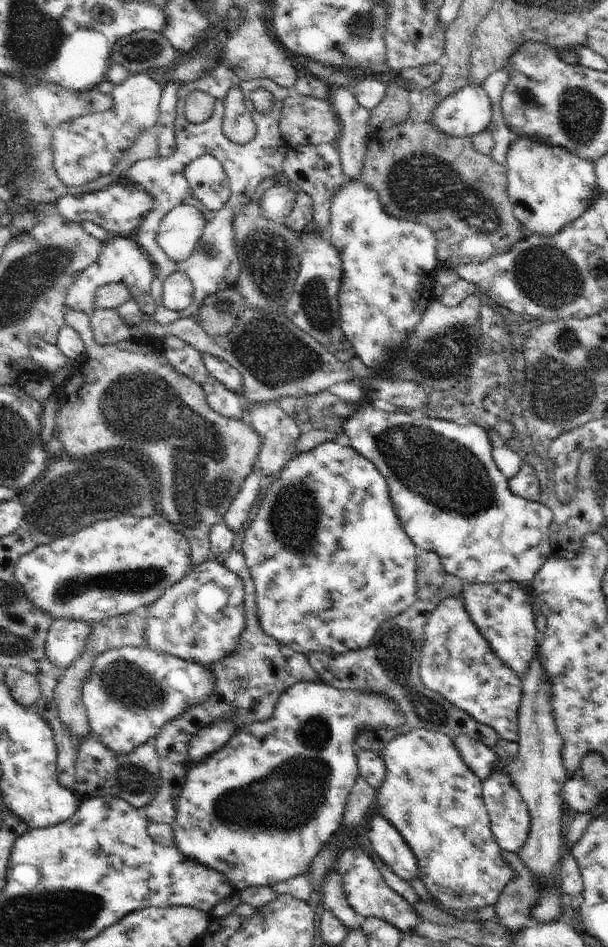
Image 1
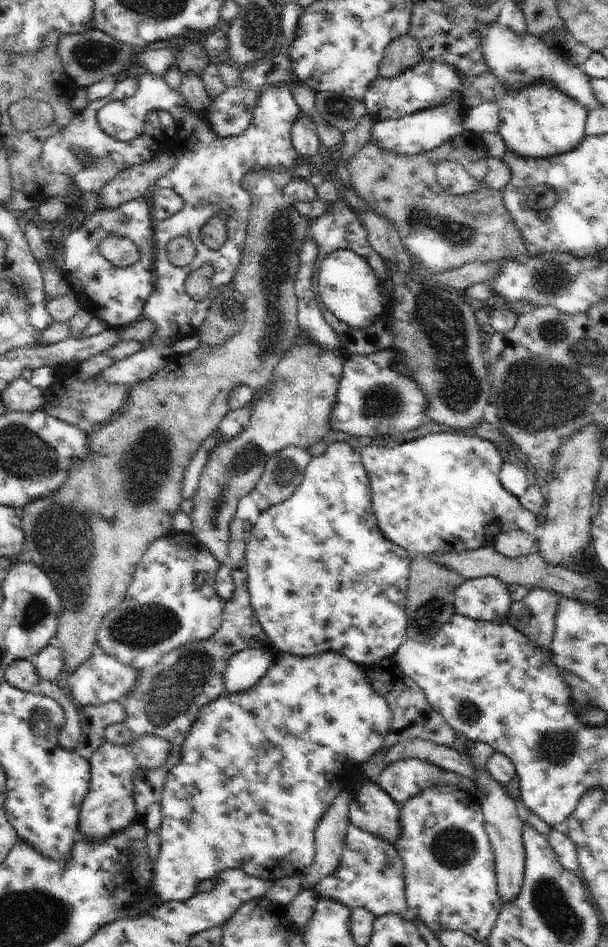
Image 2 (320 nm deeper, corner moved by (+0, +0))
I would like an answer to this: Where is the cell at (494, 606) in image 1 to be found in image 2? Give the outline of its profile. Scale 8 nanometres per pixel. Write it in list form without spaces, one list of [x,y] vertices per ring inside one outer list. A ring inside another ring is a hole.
[[[496,577],[466,579],[454,591],[455,614],[477,621],[503,623],[514,602],[510,599],[507,586]]]

